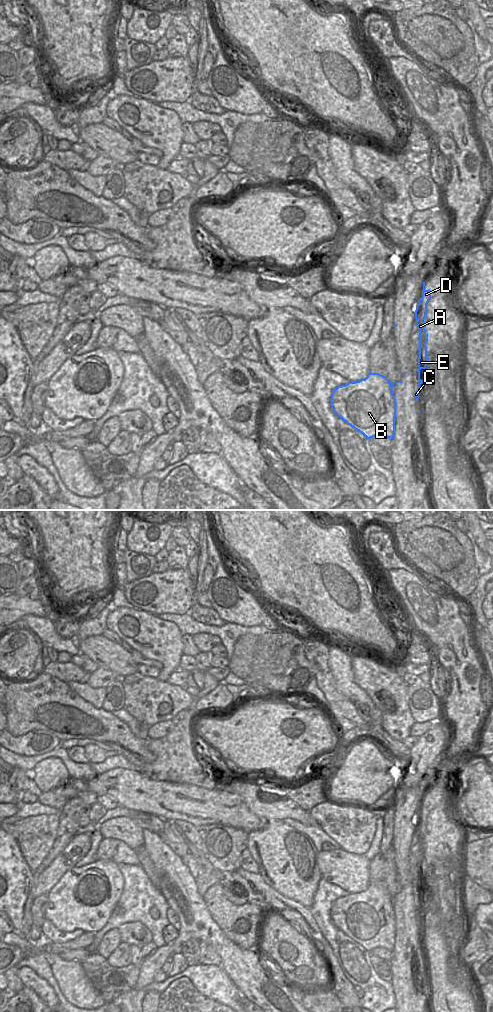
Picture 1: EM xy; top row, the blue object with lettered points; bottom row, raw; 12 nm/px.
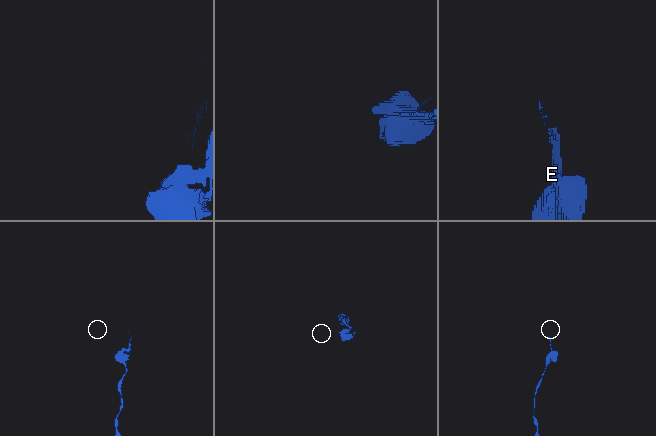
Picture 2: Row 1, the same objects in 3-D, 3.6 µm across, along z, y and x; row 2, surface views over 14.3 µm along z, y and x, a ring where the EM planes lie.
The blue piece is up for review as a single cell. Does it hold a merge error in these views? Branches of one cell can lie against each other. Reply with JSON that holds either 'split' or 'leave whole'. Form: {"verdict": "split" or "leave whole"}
{"verdict": "leave whole"}

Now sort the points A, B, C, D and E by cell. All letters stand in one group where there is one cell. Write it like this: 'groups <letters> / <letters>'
groups A B C D E

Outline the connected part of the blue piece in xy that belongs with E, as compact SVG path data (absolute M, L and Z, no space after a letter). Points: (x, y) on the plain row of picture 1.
M425 794L423 796L422 809L419 812L419 816L416 817L415 822L415 831L416 837L418 839L419 844L419 870L418 870L418 901L414 905L415 911L419 910L420 897L423 893L420 891L420 882L423 881L427 884L426 878L428 876L428 868L427 868L427 860L426 856L428 854L428 846L424 841L424 831L426 829L427 824L427 816L431 809L431 803L425 802Z

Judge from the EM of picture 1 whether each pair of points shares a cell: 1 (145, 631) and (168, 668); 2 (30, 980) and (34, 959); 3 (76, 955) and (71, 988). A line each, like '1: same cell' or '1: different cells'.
1: same cell
2: different cells
3: different cells

